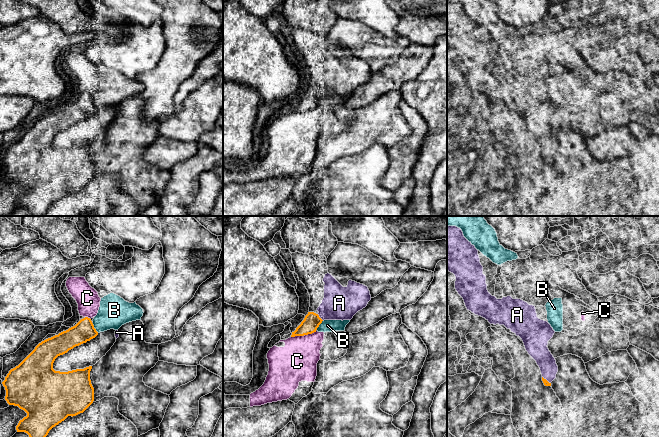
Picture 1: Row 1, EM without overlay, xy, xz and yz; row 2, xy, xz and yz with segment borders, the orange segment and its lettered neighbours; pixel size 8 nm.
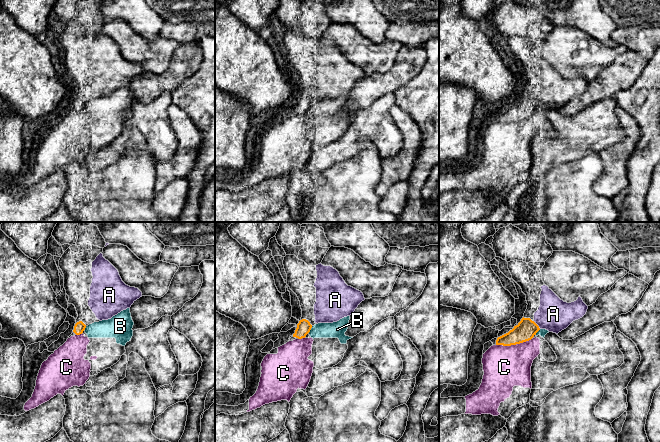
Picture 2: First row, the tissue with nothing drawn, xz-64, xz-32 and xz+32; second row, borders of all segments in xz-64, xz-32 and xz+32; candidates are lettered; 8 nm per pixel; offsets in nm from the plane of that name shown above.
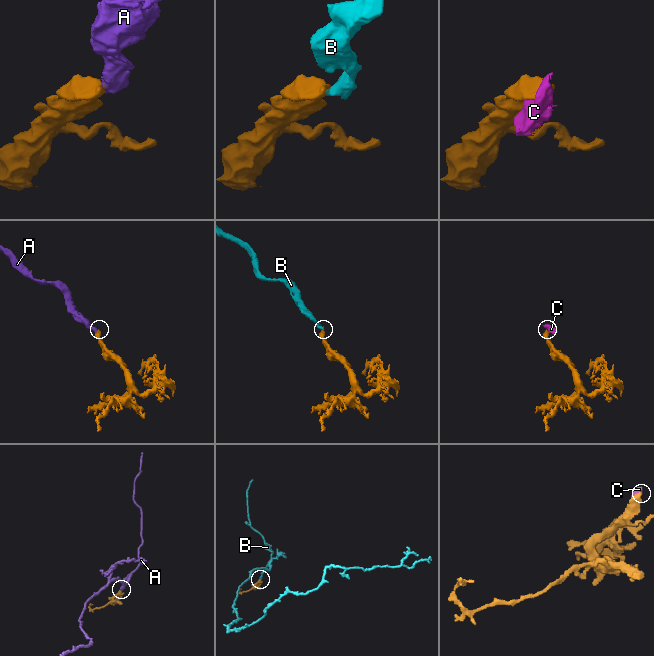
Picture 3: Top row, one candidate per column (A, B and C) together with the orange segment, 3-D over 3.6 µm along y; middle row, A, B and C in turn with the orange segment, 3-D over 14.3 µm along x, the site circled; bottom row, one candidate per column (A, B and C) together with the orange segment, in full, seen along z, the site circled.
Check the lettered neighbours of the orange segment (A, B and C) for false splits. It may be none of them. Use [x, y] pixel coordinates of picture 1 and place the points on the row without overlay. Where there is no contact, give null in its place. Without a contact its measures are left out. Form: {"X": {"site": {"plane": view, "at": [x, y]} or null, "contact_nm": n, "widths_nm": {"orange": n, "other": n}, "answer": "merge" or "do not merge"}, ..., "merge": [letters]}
{"A": {"site": {"plane": "xz", "at": [319, 93]}, "contact_nm": 80, "widths_nm": {"orange": 140, "other": 280}, "answer": "merge"}, "B": {"site": {"plane": "xy", "at": [94, 104]}, "contact_nm": 90, "widths_nm": {"orange": 170, "other": 240}, "answer": "do not merge"}, "C": {"site": {"plane": "xz", "at": [303, 111]}, "contact_nm": 220, "widths_nm": {"orange": 140, "other": 320}, "answer": "do not merge"}, "merge": ["A"]}

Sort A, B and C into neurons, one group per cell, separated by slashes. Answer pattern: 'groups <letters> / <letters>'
groups A / B C

